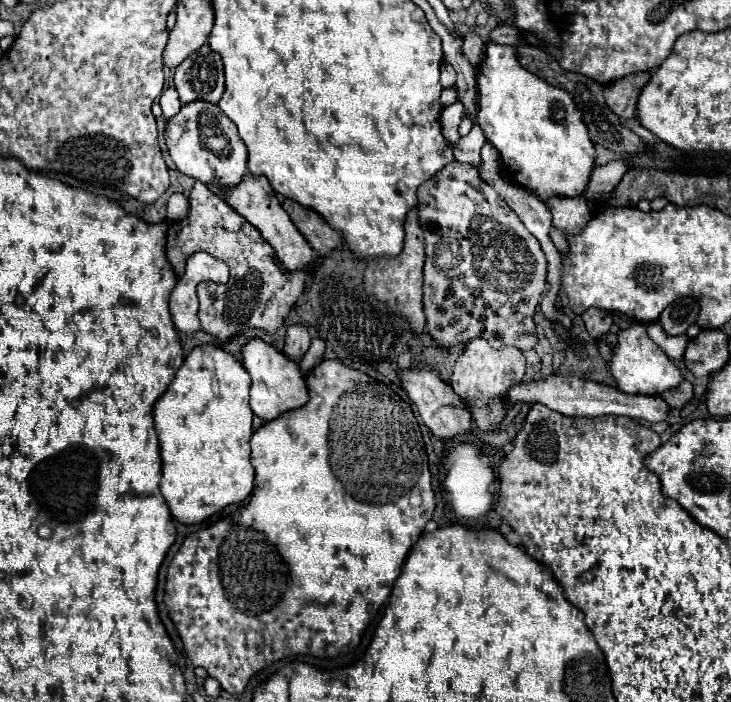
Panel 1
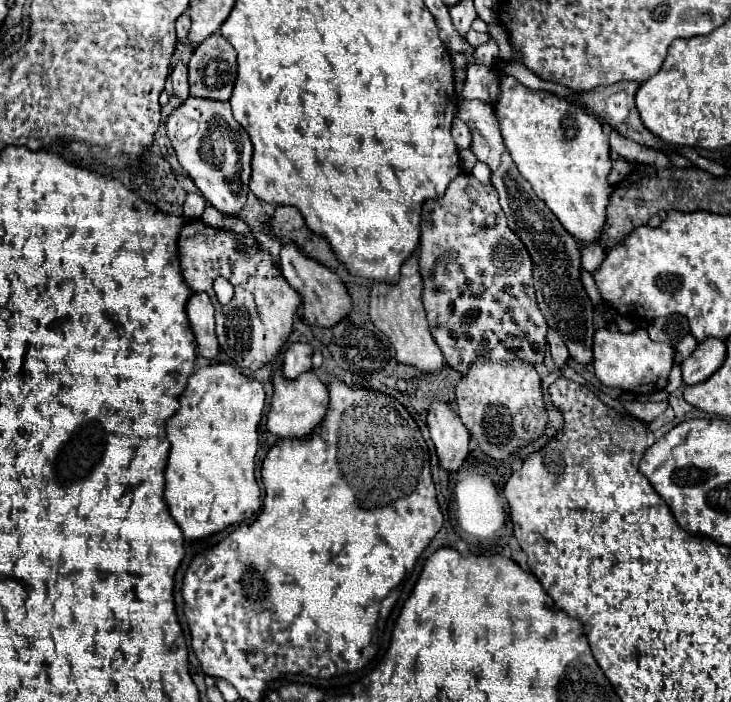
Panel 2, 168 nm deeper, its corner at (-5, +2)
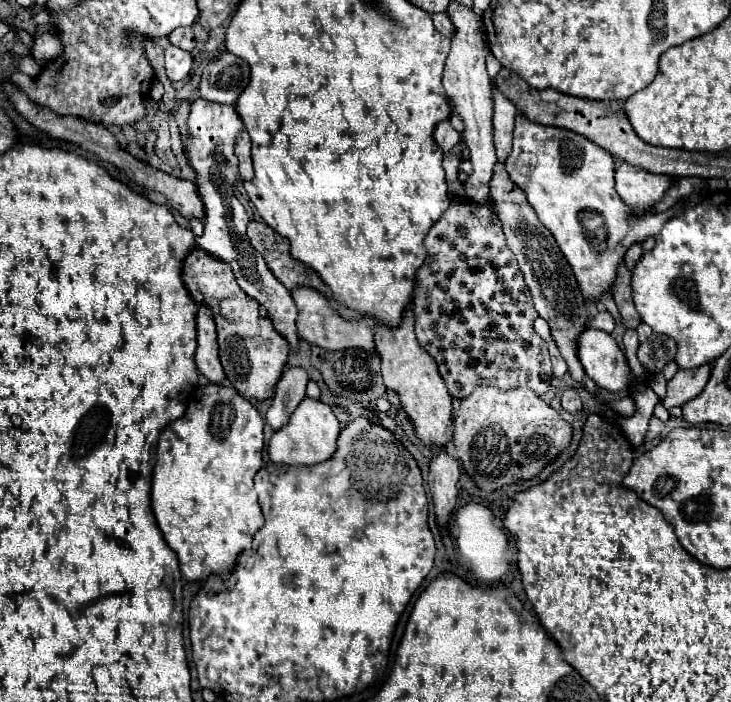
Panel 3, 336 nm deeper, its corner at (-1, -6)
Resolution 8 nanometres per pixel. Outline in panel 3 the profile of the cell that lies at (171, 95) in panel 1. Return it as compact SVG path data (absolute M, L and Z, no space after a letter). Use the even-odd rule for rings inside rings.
M175 45L165 47L165 69L171 81L185 79L189 75L191 63L193 63L193 55L189 51L183 51Z

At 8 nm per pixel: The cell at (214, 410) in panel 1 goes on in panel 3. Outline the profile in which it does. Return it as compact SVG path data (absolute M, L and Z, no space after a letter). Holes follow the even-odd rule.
M225 385L199 387L189 399L185 415L161 433L153 467L151 507L167 545L177 555L185 581L201 583L211 575L229 577L239 555L251 547L253 535L263 527L263 513L253 487L253 477L263 467L263 447L263 419L255 405L243 399L235 387Z

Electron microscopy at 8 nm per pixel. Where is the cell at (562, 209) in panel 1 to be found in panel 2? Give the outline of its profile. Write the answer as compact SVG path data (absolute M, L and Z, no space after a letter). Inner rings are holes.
M595 241L595 243L579 243L579 253L581 253L581 265L589 273L593 273L601 265L601 261L605 257L603 247L601 247L599 241Z

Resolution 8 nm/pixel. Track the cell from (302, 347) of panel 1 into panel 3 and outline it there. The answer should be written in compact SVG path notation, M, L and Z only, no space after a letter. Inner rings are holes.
M287 367L287 371L277 383L275 397L265 415L273 431L279 431L279 427L285 427L289 423L291 411L295 411L295 407L305 399L305 387L307 387L307 371L301 367Z

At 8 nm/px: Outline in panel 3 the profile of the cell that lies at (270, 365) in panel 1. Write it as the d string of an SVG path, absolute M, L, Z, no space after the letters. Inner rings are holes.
M305 397L301 401L301 405L295 409L295 413L291 415L291 421L273 433L271 441L269 441L269 457L273 463L277 465L315 465L315 463L323 463L327 459L331 459L331 455L335 453L335 441L339 437L339 421L333 415L331 407Z

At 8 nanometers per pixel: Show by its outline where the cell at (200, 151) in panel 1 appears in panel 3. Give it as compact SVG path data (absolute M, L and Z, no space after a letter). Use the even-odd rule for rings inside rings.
M203 97L191 103L189 111L189 139L187 139L187 159L191 161L191 167L197 171L197 187L199 195L205 205L205 233L197 239L197 247L209 251L211 255L223 259L231 265L239 287L253 297L261 307L265 307L267 317L271 319L275 331L287 339L291 351L299 351L301 337L297 335L297 307L291 297L291 291L285 289L269 271L265 259L251 247L245 227L249 223L249 215L243 209L243 205L233 195L233 183L239 177L239 163L233 153L235 149L235 137L243 131L243 121L239 113L235 111L235 105L223 105L223 103L211 103Z

